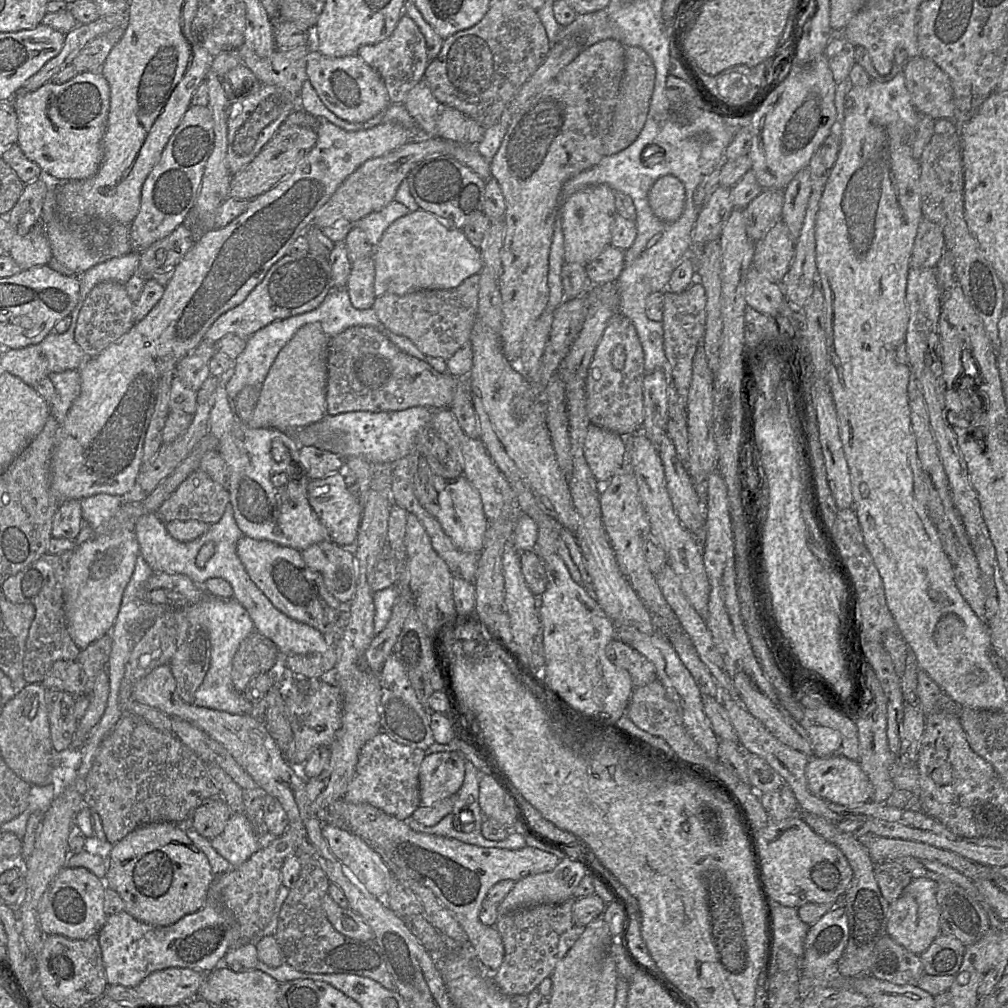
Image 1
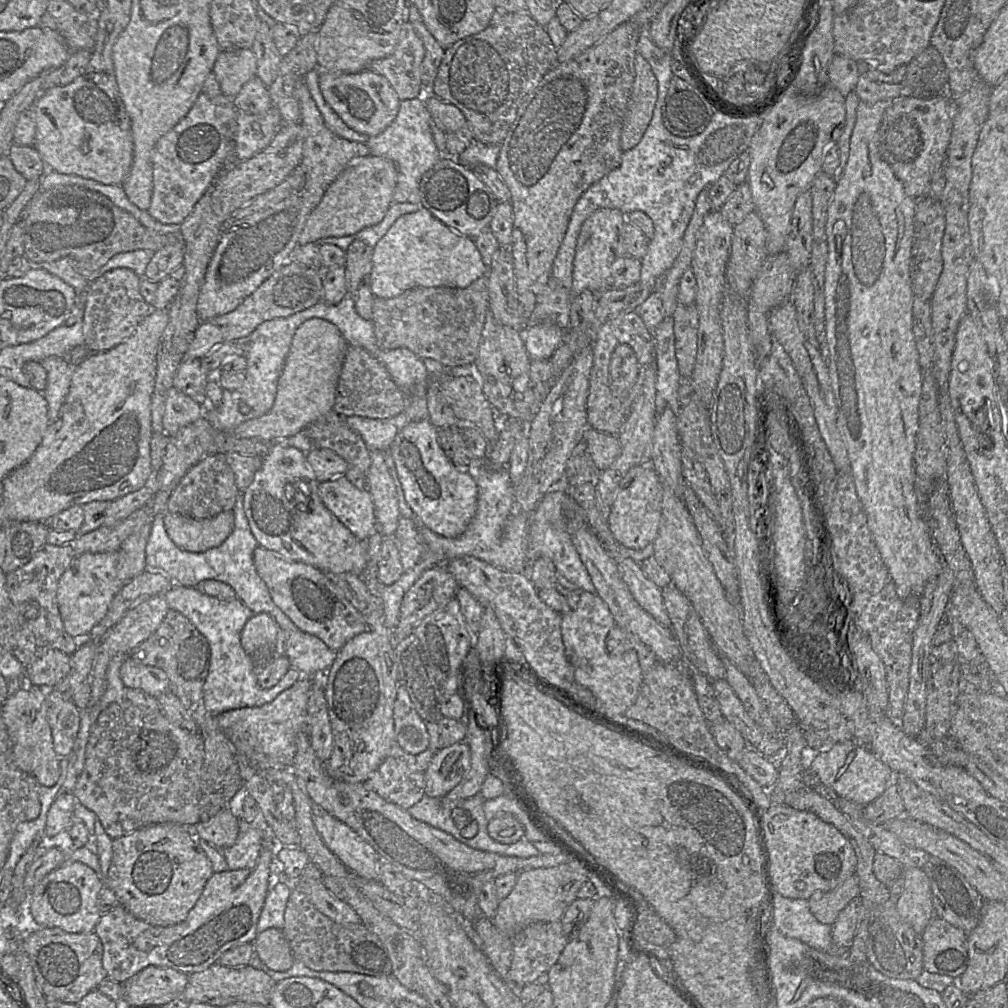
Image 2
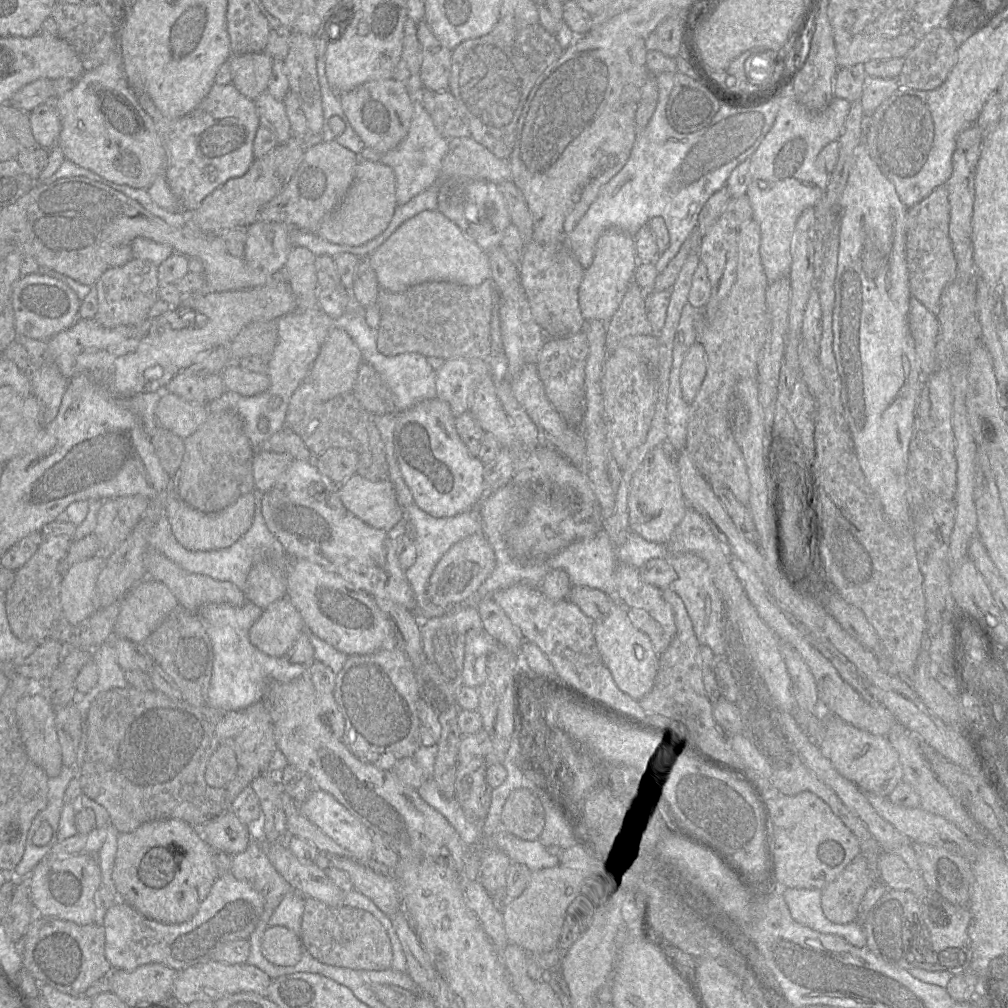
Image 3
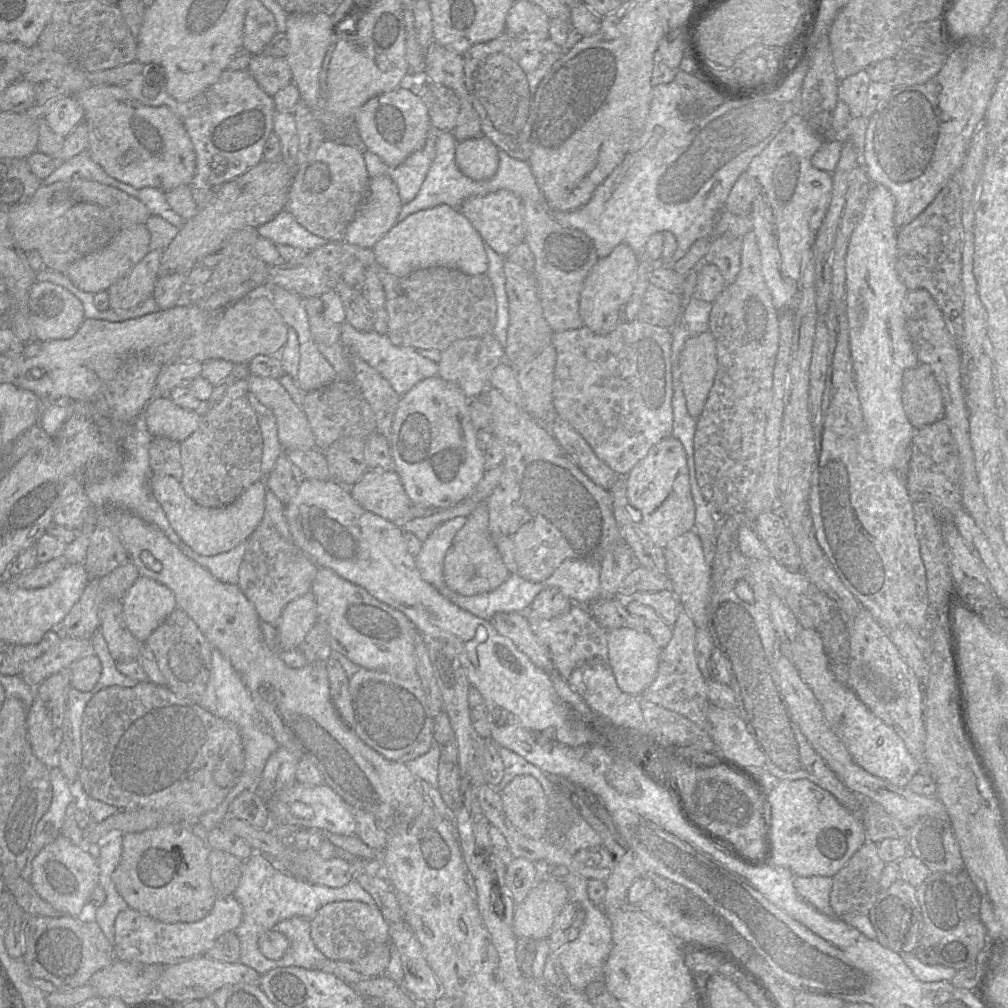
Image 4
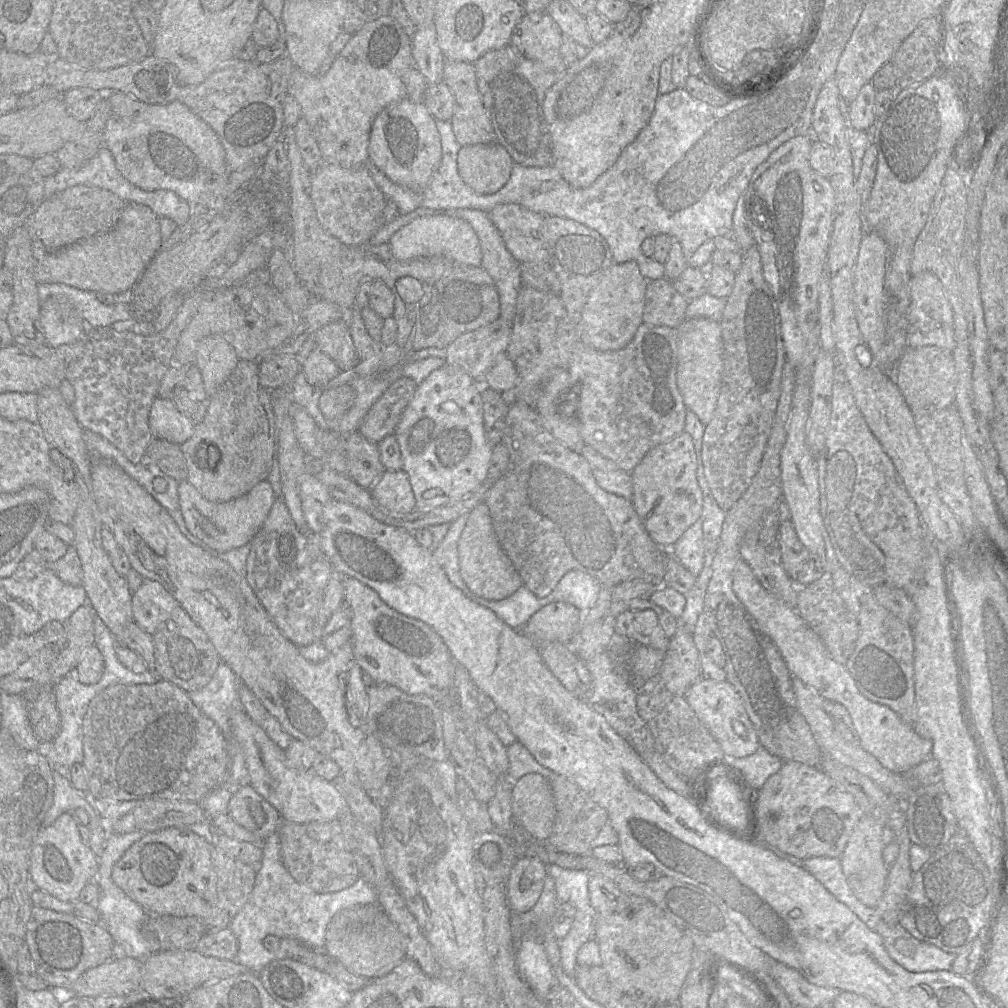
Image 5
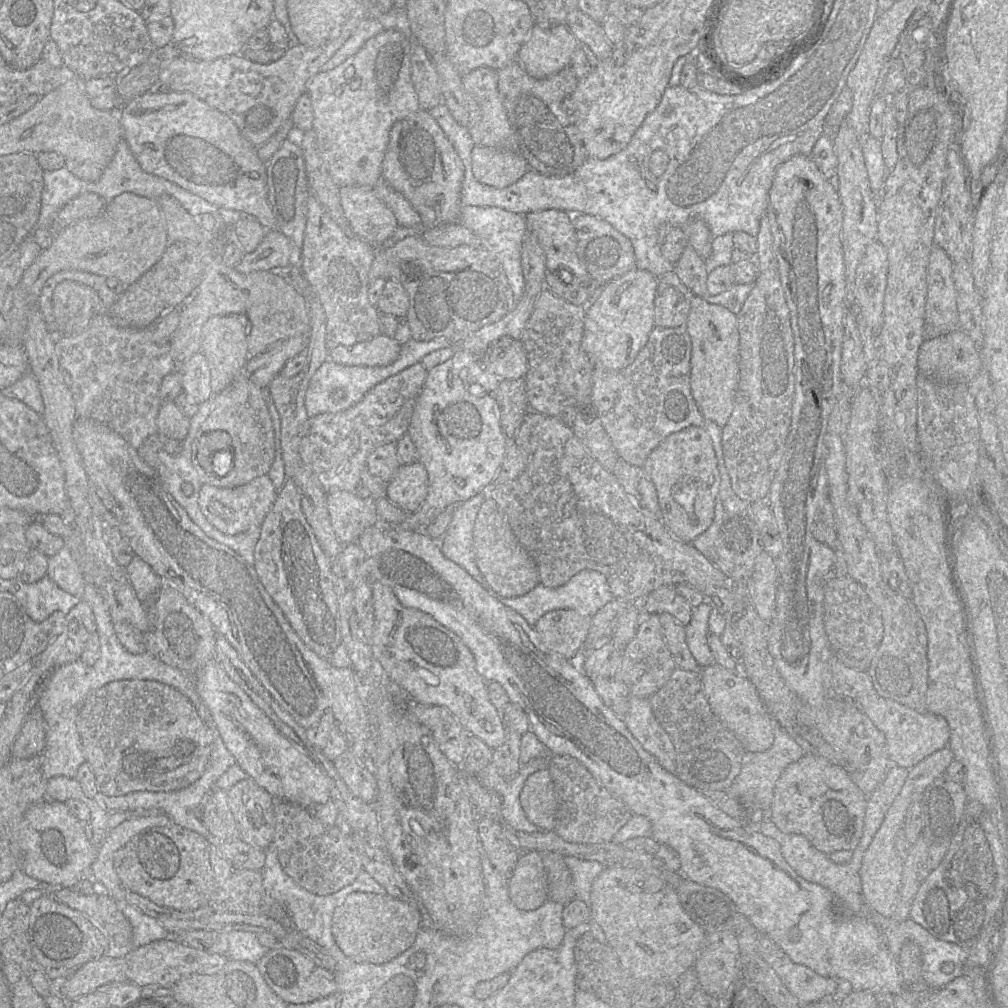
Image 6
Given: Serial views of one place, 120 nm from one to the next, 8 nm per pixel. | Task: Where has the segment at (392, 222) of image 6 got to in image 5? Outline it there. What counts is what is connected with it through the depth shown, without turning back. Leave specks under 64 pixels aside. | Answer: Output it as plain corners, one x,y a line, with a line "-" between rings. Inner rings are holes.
323,162
311,176
310,196
317,218
324,231
347,246
358,246
368,243
383,226
382,214
388,198
376,185
367,165
358,169
345,169
334,164

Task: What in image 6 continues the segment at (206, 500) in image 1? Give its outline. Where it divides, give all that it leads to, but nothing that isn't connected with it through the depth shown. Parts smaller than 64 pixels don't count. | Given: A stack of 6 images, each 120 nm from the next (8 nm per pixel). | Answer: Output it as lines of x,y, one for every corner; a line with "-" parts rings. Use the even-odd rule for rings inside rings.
242,372
226,389
215,395
212,410
192,443
192,465
203,485
231,489
268,475
274,457
274,431
263,390
-
229,450
234,455
233,467
228,474
220,476
213,468
214,456

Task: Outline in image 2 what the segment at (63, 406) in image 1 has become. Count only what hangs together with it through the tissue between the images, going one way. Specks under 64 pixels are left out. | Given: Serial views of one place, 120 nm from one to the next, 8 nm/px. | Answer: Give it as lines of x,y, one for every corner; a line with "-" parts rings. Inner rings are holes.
50,356
39,362
47,373
43,392
48,405
49,422
55,420
69,392
74,364
65,358

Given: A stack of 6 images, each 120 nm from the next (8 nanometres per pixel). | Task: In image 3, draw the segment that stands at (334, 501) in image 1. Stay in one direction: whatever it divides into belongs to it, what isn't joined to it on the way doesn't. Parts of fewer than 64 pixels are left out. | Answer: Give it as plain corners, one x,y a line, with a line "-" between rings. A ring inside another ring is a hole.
354,474
337,484
345,508
374,528
389,531
404,516
389,478
372,481

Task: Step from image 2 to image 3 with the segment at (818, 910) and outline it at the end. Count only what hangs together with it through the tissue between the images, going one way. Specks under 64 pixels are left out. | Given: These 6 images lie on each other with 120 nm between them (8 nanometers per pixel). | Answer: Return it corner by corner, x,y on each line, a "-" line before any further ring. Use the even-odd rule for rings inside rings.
859,854
834,881
822,889
821,908
825,917
835,924
855,921
860,903
873,883
874,872
869,869
865,857

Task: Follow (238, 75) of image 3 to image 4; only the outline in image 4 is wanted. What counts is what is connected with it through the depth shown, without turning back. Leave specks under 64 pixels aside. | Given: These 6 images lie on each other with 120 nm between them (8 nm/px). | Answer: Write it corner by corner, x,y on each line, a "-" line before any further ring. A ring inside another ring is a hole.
262,52
252,56
247,70
272,97
283,87
293,83
292,72
285,58
272,57

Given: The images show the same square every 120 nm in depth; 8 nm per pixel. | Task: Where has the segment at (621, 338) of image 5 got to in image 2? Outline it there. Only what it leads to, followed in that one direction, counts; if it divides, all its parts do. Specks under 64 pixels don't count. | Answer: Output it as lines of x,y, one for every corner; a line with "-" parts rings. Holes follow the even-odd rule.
602,208
593,212
582,224
573,260
572,295
589,290
596,295
610,288
612,263
622,256
622,230
626,217
613,208

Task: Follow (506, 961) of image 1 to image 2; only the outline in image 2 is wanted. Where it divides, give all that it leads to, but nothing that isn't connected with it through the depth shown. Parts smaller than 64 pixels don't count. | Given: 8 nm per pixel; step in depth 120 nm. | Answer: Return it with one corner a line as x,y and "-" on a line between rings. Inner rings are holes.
561,922
532,923
511,937
513,957
506,983
514,988
533,983
543,973
547,973
558,960
568,943
568,938
562,930

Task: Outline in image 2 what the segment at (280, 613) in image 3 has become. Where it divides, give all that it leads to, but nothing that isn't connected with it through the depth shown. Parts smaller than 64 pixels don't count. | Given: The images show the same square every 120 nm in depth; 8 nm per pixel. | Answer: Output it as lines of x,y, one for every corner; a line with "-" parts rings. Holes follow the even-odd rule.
268,613
254,614
241,632
241,644
249,656
262,650
275,650
283,654
285,635
275,619

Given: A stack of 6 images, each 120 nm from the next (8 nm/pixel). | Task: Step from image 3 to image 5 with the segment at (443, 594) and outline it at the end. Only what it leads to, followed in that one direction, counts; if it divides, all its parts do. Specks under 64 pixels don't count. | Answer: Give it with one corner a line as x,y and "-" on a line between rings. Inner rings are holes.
485,500
468,514
467,524
458,542
458,556
461,577
467,588
478,597
503,600
524,585
521,576
498,543

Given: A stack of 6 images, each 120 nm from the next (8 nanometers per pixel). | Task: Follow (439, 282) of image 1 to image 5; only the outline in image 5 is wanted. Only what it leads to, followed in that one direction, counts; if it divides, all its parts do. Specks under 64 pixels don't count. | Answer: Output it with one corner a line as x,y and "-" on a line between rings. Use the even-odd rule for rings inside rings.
446,213
416,218
399,229
390,238
388,244
394,257
398,260
443,255
469,266
482,265
483,254
480,240
473,227
467,221

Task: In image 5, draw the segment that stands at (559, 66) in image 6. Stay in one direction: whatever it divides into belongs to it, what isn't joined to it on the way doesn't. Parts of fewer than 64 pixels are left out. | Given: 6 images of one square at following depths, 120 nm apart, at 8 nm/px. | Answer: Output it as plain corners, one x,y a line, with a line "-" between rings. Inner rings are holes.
526,13
517,24
511,40
525,57
540,59
550,50
559,51
562,31
547,13

